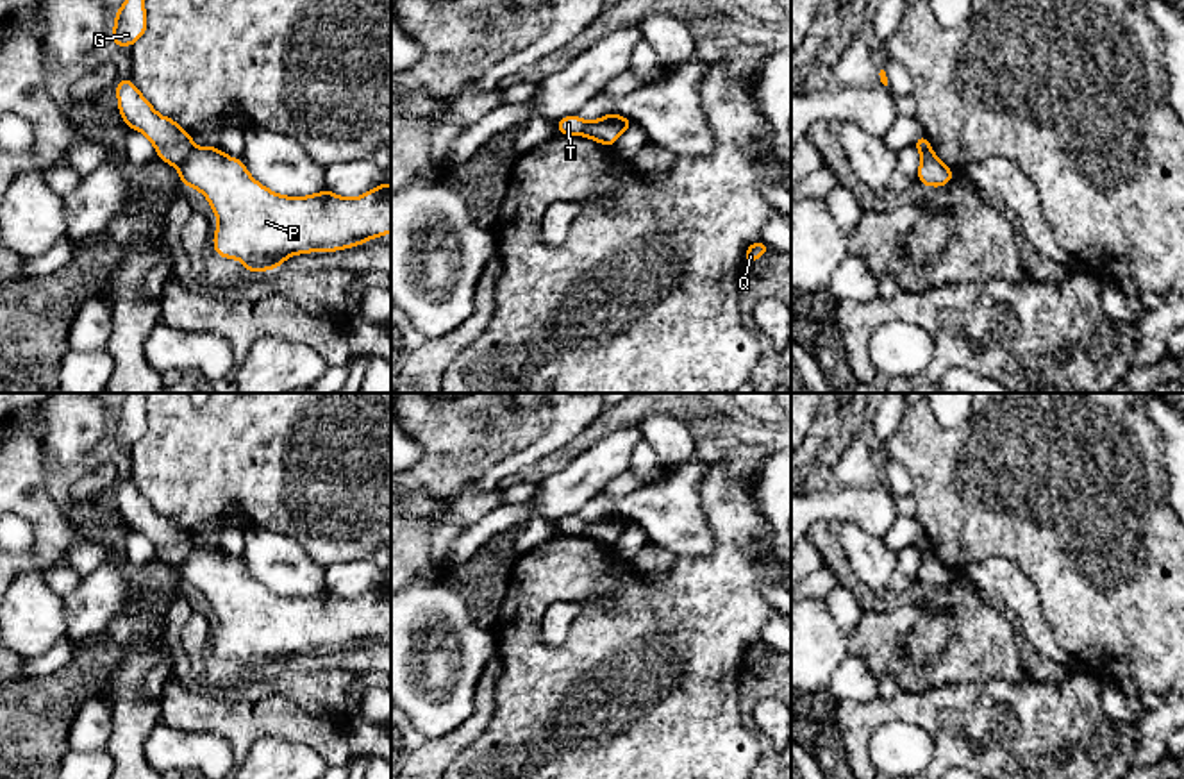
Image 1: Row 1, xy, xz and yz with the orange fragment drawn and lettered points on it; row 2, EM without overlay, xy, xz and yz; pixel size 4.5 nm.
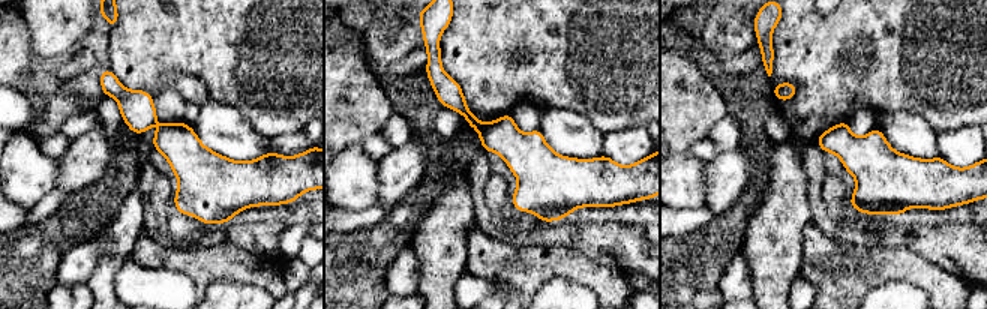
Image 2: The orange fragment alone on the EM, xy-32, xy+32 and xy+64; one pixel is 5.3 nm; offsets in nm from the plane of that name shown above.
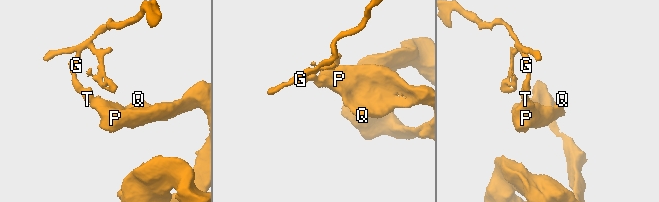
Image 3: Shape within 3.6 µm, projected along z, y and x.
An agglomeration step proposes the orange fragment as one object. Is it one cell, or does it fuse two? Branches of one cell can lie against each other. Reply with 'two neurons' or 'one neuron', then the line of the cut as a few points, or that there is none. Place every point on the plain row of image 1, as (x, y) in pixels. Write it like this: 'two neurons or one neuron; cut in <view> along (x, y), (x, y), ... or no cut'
two neurons; cut in xy along (195, 547), (177, 567)

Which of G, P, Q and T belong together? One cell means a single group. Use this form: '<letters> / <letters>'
G T / P Q

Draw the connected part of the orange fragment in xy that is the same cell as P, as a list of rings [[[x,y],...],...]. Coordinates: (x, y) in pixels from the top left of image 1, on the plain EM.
[[[195,547],[180,563],[179,575],[180,584],[198,590],[218,616],[213,634],[214,654],[241,661],[250,675],[279,668],[296,654],[338,652],[391,632],[388,582],[355,599],[329,590],[307,597],[284,597],[257,582],[241,559],[223,554],[218,547]]]

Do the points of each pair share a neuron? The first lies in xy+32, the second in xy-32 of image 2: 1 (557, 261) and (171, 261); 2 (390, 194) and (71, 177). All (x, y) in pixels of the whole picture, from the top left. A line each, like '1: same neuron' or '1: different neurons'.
1: same neuron
2: same neuron

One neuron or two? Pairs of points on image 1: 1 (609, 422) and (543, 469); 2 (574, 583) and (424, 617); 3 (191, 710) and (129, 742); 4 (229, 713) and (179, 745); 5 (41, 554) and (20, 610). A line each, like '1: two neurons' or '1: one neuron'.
1: one neuron
2: two neurons
3: two neurons
4: two neurons
5: two neurons

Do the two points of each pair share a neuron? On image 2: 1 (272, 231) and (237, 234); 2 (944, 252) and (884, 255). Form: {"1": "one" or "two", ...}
{"1": "one", "2": "two"}

